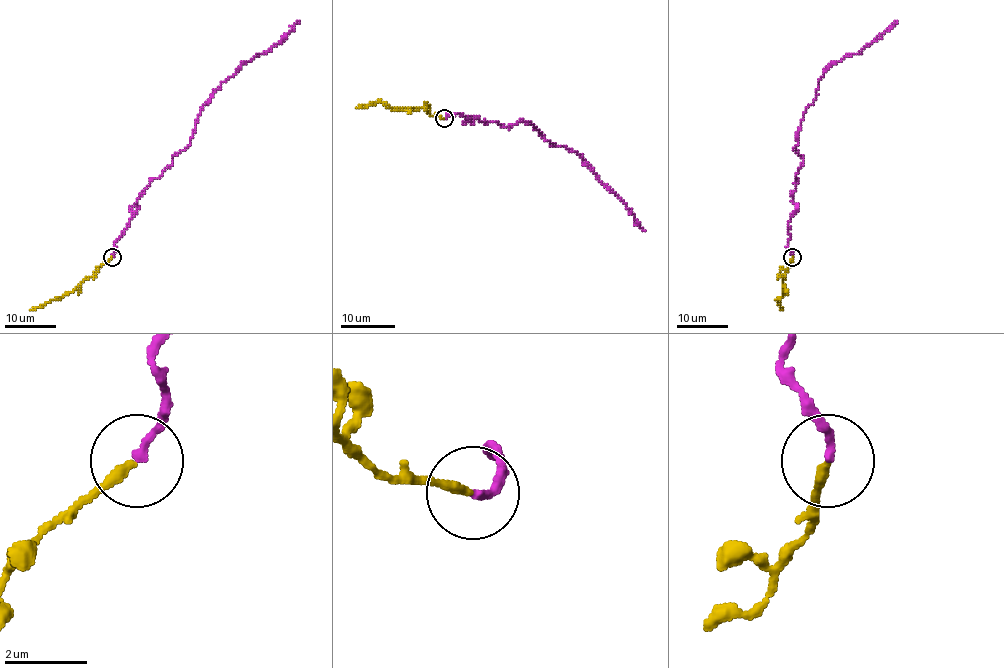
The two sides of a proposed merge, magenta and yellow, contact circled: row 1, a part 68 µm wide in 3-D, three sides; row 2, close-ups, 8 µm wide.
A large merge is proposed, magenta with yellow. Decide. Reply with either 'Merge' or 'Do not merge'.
Merge

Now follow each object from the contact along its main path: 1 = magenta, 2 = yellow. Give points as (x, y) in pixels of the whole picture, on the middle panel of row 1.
1: (444, 118), (462, 114), (471, 123), (508, 129), (520, 121), (534, 125), (546, 141), (575, 151), (644, 231)
2: (443, 118), (433, 116), (422, 108), (395, 110), (383, 103), (357, 107)

